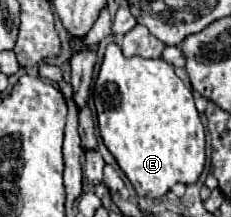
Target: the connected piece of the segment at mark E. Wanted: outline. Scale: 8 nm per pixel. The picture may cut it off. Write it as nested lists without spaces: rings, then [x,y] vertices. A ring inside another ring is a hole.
[[[109,44],[105,50],[105,60],[101,64],[93,102],[97,108],[99,132],[103,136],[105,146],[115,156],[121,170],[131,180],[135,192],[139,196],[161,198],[167,194],[177,182],[193,184],[203,172],[206,162],[205,128],[201,124],[201,116],[195,108],[195,98],[189,86],[175,74],[175,68],[165,60],[145,60],[139,56],[125,58],[117,44]]]

